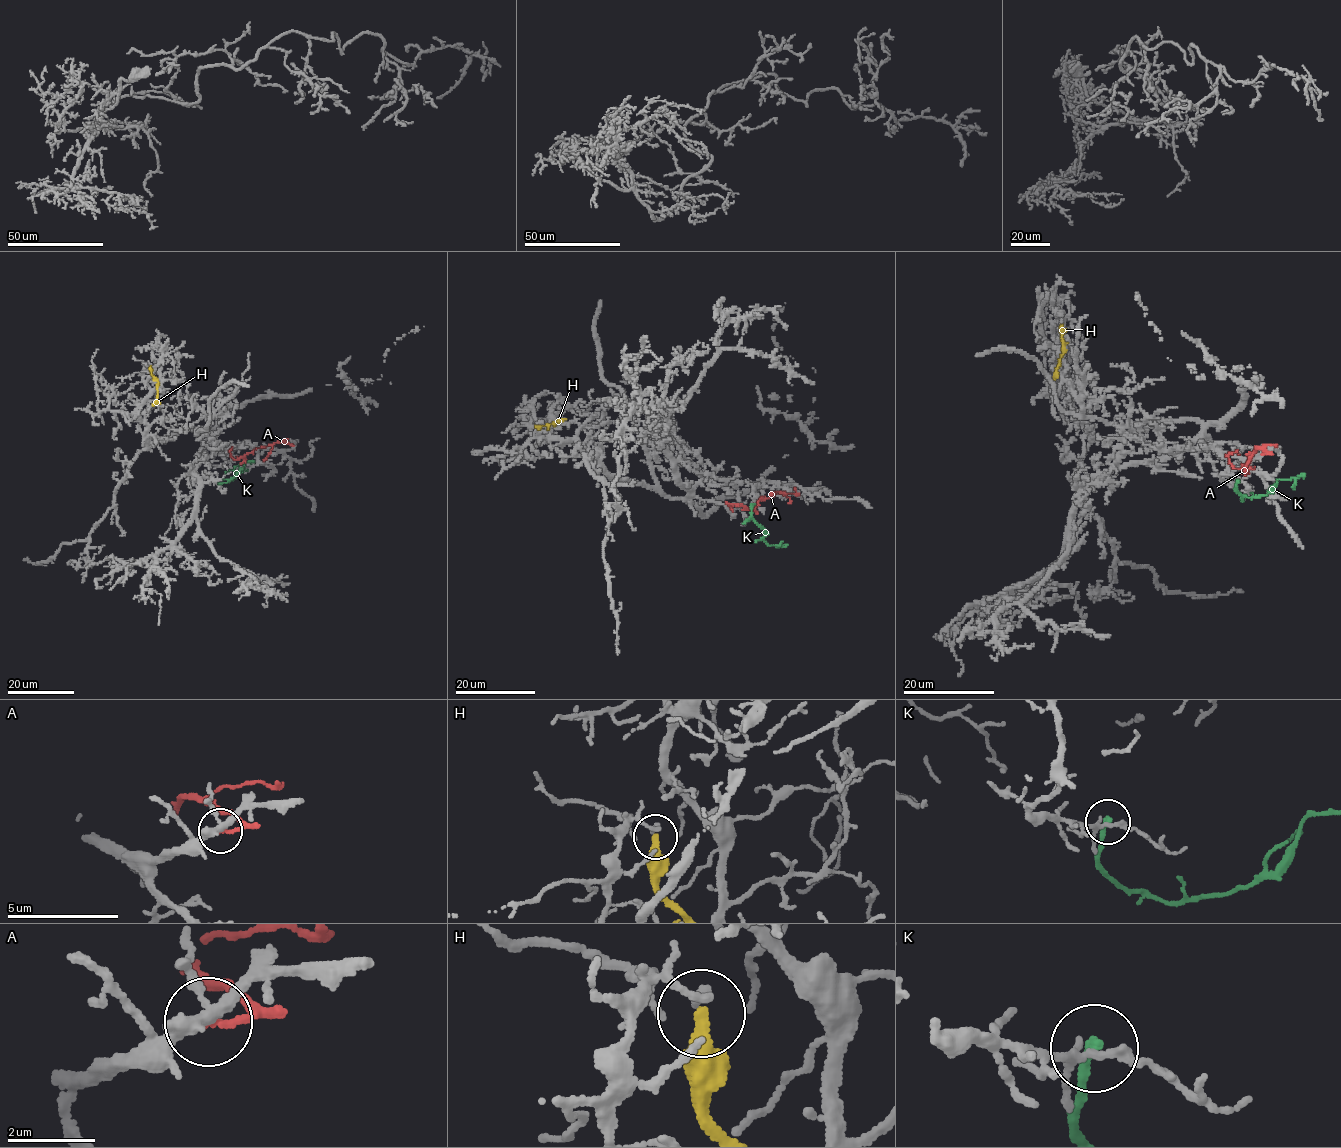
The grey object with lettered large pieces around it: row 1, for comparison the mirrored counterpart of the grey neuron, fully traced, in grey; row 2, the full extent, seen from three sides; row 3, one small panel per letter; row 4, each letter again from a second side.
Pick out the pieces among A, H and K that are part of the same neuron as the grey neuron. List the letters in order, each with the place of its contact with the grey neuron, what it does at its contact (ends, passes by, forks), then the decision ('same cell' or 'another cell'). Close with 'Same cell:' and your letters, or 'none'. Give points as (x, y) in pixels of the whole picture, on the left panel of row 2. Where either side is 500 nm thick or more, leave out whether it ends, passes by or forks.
A: meets grey at (292, 446); it ends there; another cell
H: meets grey at (150, 366); it ends there; another cell
K: meets grey at (242, 469); it ends there; another cell
Same cell: none

